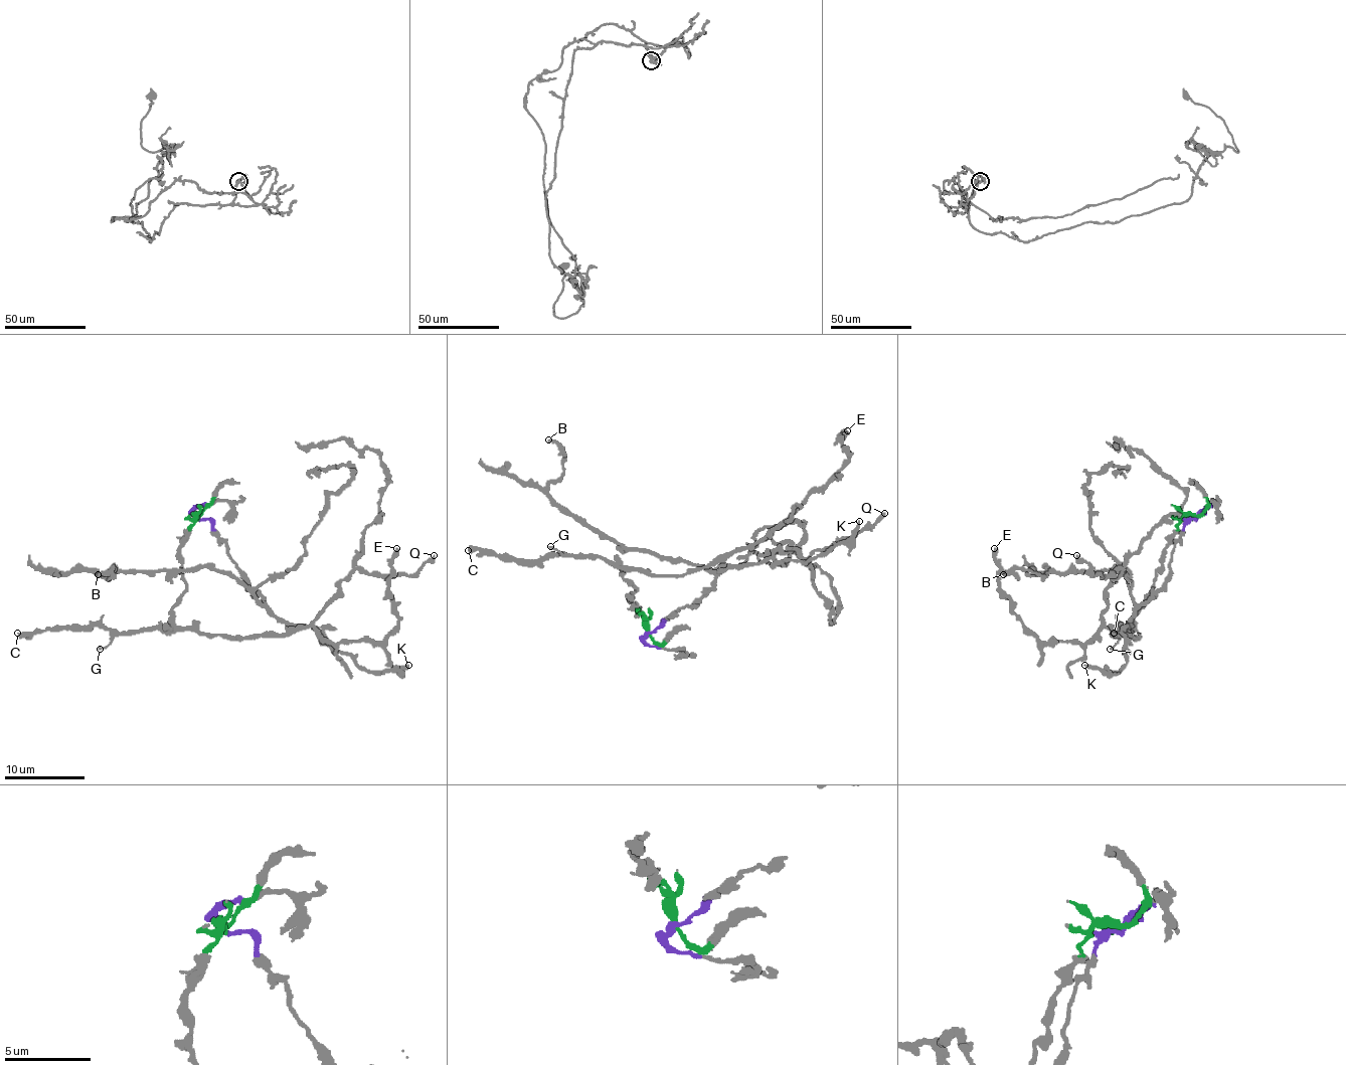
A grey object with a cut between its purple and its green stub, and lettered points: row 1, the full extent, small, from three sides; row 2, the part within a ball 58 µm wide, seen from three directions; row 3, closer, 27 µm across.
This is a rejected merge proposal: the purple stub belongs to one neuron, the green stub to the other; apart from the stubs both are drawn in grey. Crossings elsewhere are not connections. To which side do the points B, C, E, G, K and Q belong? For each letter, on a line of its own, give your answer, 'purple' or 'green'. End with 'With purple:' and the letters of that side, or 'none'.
B: purple
C: green
E: green
G: green
K: purple
Q: green
With purple: B, K

